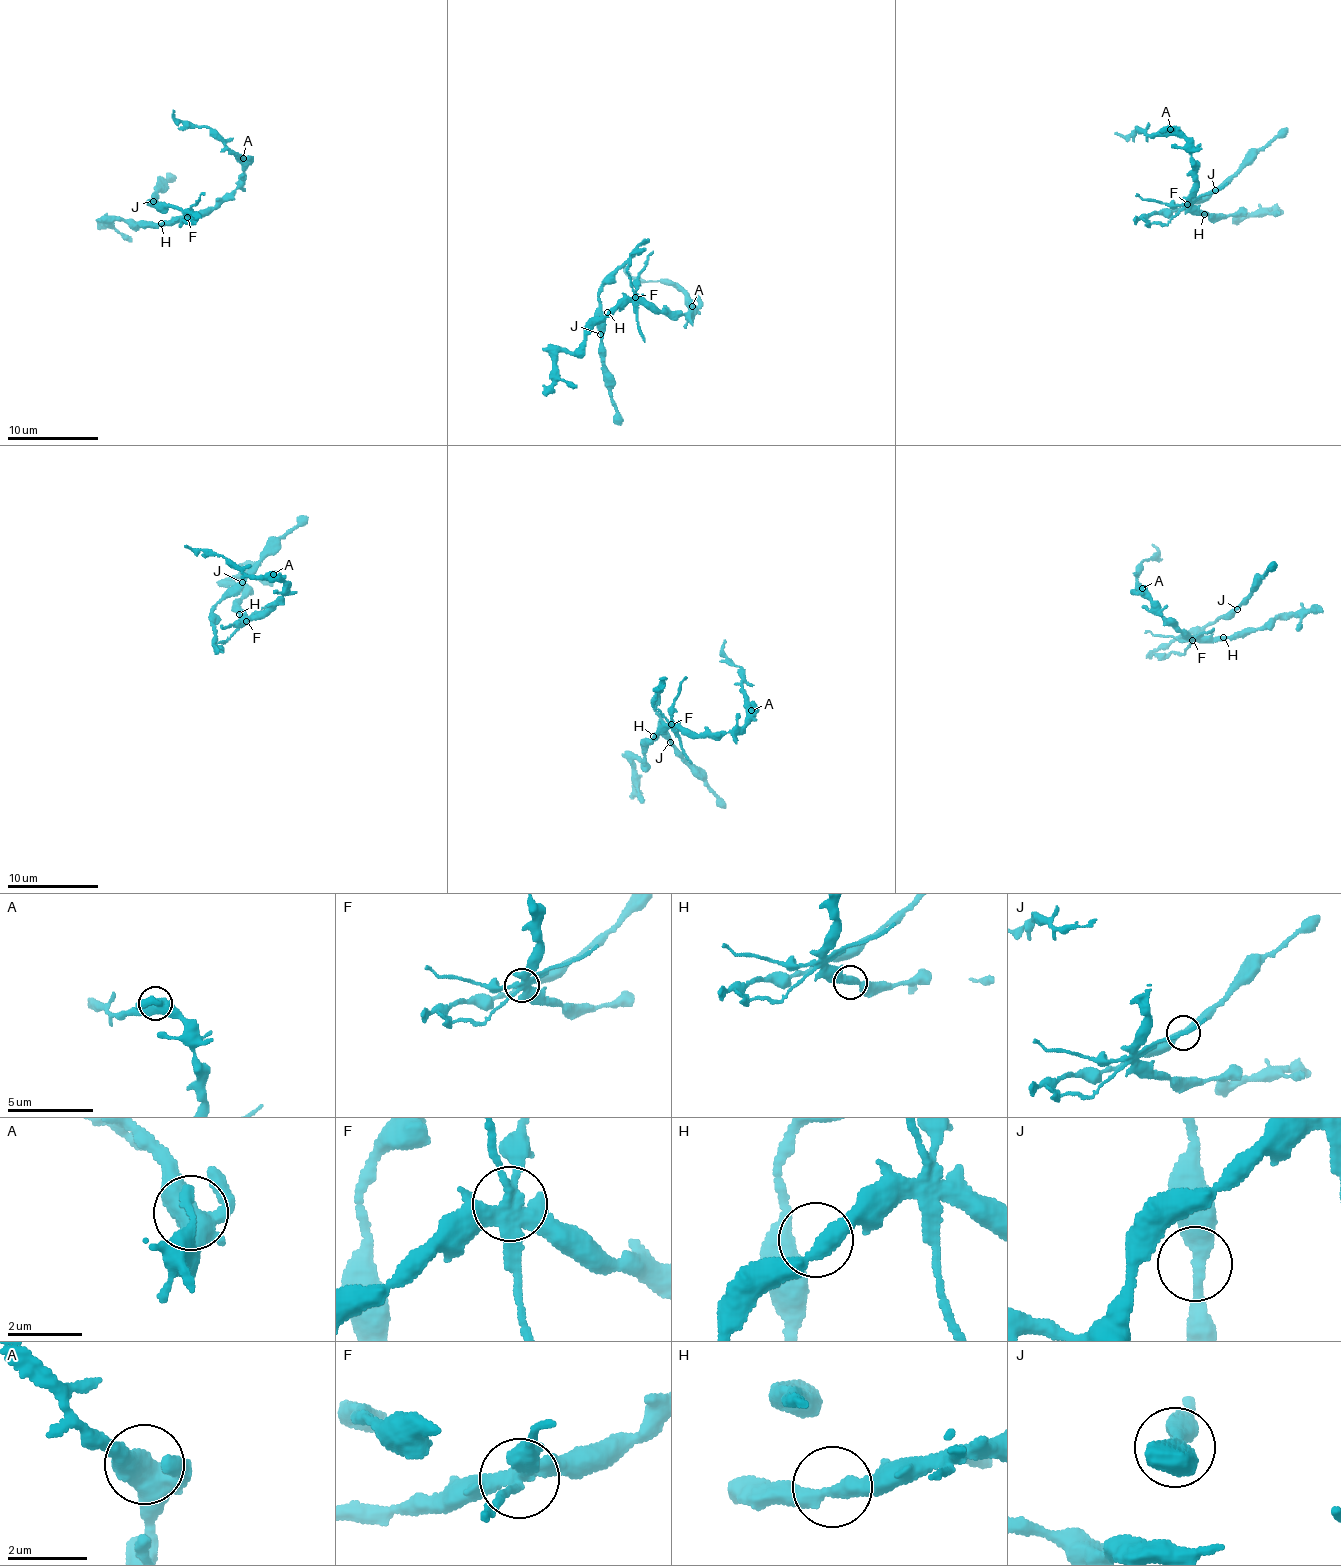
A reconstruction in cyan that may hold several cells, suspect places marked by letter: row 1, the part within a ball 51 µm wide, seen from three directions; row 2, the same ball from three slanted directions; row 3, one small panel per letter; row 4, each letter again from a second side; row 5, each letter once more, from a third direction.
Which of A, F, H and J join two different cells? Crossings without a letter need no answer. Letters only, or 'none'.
F

